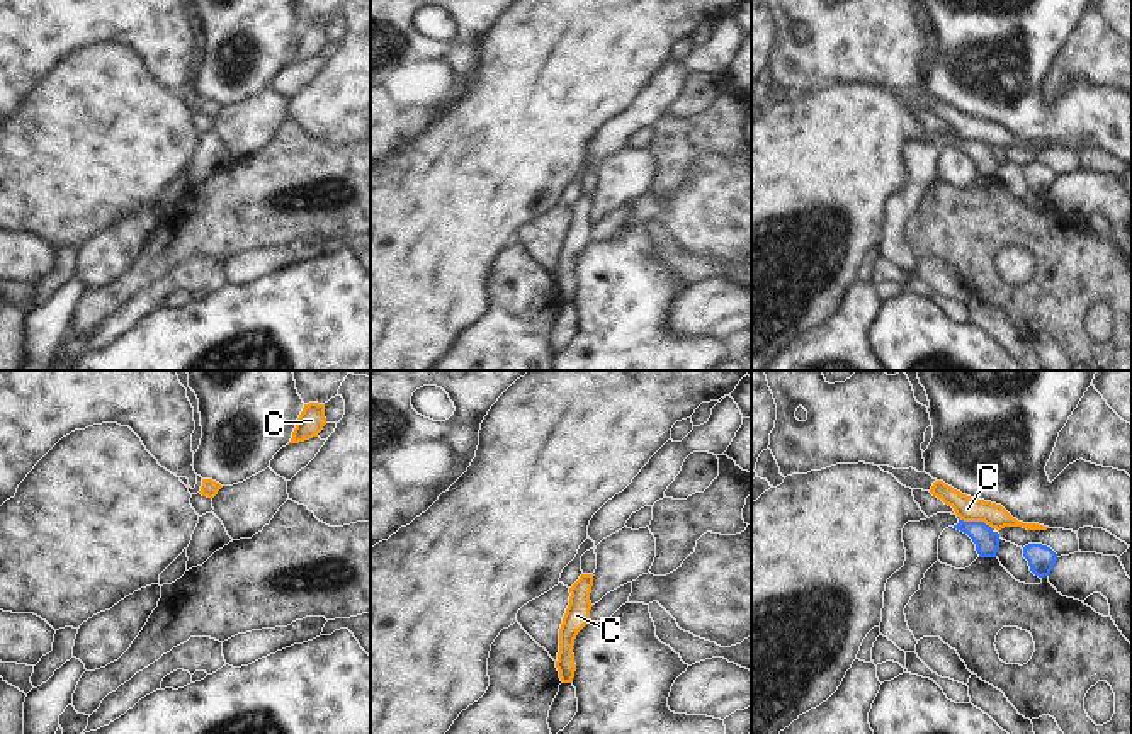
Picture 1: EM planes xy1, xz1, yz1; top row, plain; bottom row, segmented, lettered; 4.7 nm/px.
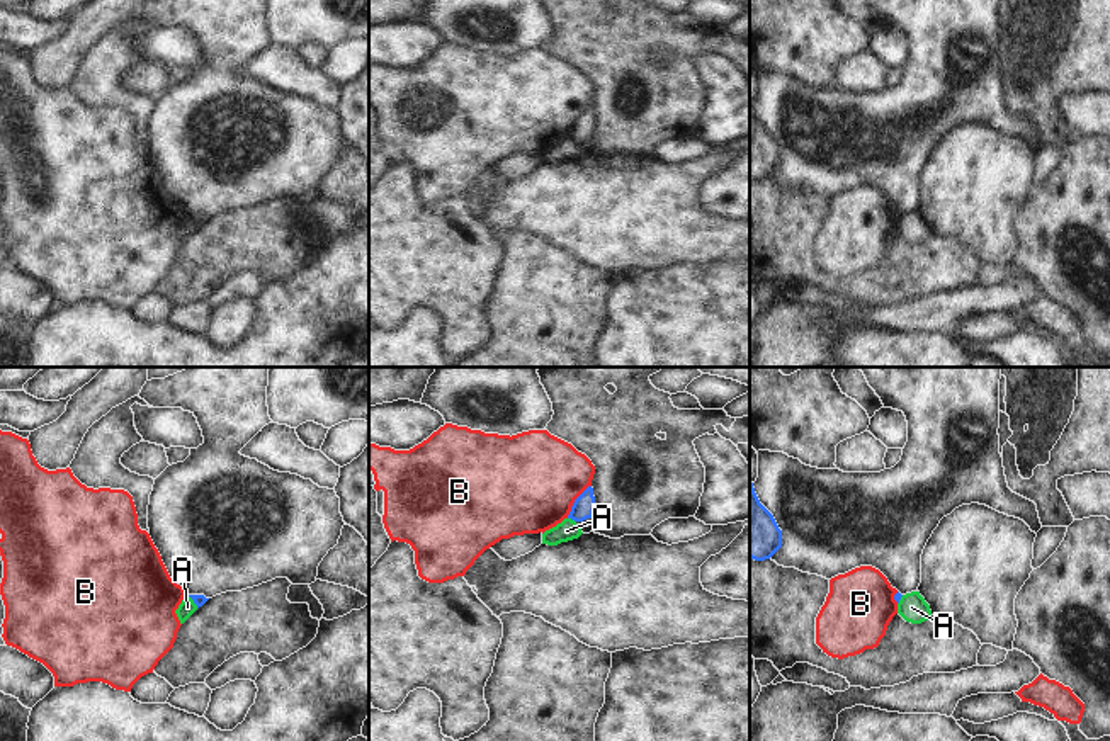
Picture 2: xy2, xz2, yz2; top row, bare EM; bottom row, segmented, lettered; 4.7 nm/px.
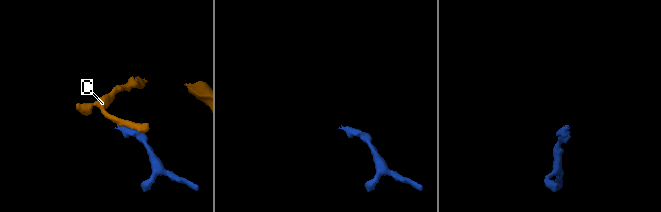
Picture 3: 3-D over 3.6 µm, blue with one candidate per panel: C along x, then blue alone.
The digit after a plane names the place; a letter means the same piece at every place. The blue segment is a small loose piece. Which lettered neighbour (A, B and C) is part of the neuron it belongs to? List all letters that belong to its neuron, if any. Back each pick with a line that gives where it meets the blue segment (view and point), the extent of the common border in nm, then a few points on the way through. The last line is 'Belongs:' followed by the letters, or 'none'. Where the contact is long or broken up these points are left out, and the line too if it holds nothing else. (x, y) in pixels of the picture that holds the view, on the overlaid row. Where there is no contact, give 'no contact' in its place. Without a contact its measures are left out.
Belongs: none

